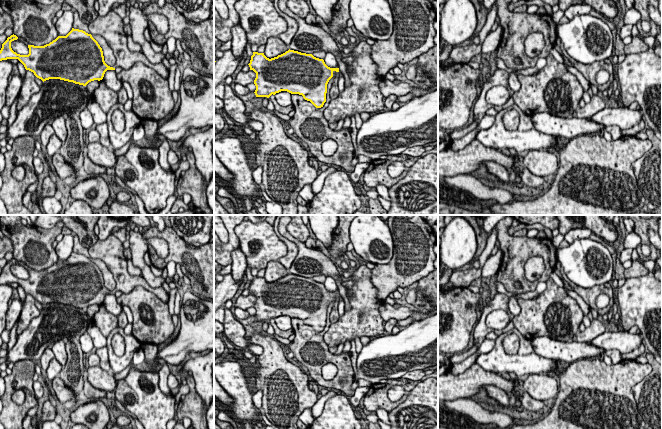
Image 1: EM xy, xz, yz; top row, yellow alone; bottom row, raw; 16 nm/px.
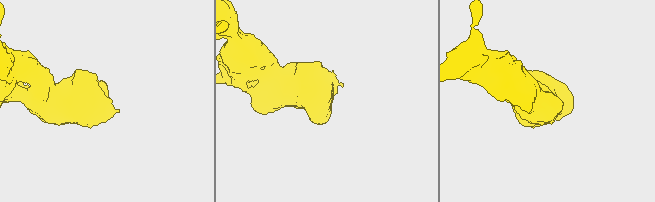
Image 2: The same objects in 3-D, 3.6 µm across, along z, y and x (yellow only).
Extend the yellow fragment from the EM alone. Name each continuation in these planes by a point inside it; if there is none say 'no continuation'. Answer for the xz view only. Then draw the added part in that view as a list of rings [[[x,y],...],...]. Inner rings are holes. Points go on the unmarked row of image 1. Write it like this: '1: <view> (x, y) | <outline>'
1: xz (334, 315) | [[[333,295],[334,306],[330,313],[330,322],[331,323],[335,323],[339,319],[339,312],[338,312],[339,298],[340,298],[340,295],[339,296]]]

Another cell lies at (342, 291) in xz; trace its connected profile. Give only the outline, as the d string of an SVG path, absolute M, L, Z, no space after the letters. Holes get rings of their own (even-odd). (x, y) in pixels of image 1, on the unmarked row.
M336 280L336 285L338 287L339 290L339 295L343 298L344 302L345 302L345 311L349 311L350 310L350 304L349 304L349 299L346 295L346 289L345 287L341 284L340 280Z

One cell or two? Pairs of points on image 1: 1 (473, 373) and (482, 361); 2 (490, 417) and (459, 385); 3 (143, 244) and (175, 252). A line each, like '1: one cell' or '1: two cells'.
1: two cells
2: two cells
3: two cells

